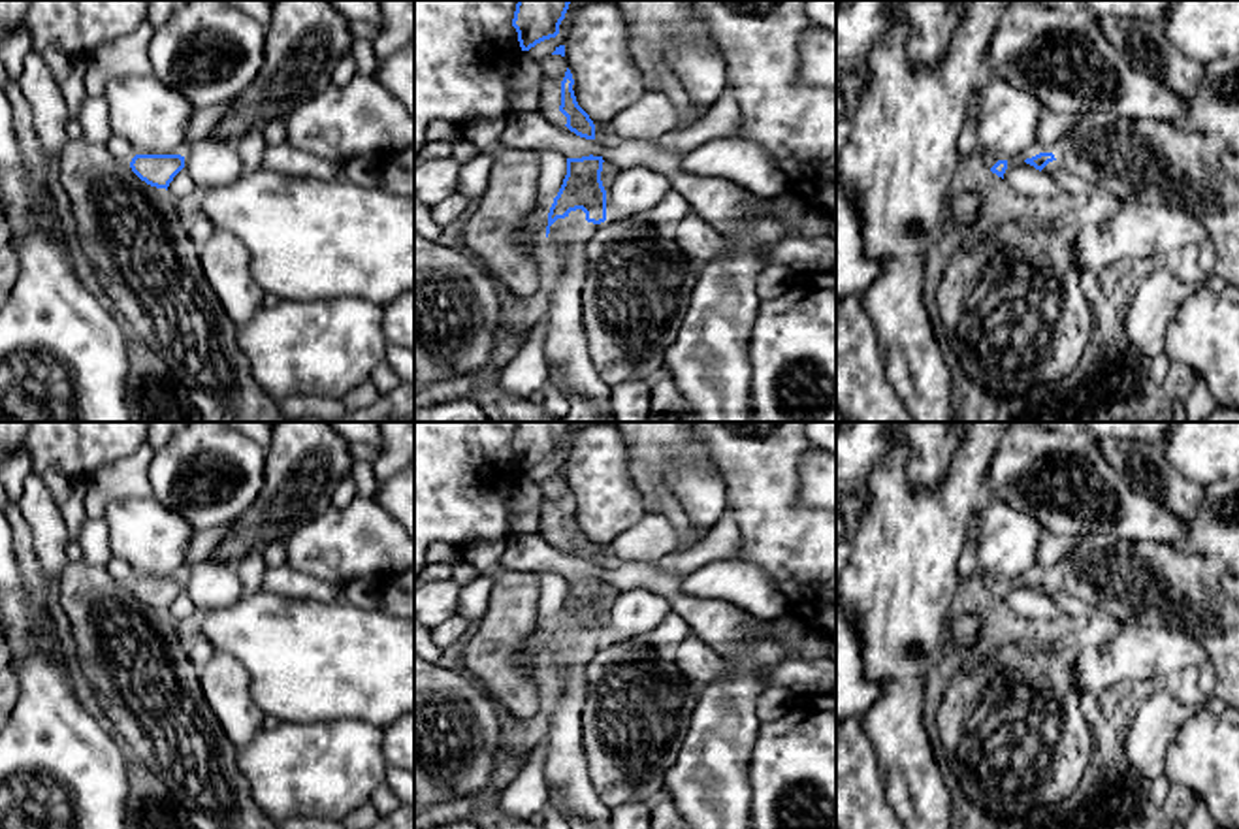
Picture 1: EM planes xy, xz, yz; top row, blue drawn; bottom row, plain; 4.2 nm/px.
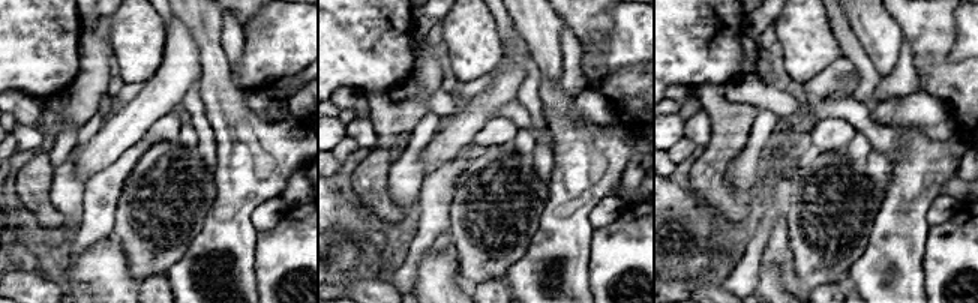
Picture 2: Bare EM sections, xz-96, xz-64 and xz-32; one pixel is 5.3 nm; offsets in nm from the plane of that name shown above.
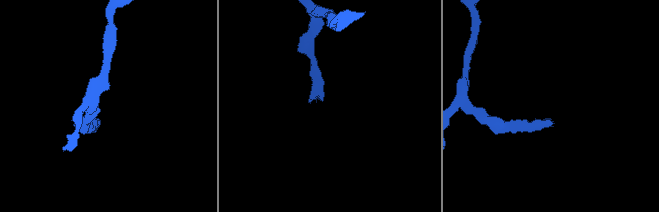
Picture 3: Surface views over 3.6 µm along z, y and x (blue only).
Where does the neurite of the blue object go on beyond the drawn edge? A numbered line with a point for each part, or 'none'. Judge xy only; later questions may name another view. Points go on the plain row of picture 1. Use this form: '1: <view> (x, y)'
none

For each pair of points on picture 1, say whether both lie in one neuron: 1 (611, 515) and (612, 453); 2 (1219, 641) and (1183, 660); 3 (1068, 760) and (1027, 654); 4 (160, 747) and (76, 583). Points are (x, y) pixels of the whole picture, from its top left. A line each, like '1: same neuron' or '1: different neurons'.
1: same neuron
2: different neurons
3: same neuron
4: same neuron

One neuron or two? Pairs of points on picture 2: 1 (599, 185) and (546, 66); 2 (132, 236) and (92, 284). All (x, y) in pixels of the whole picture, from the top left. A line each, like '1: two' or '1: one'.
1: one
2: two

